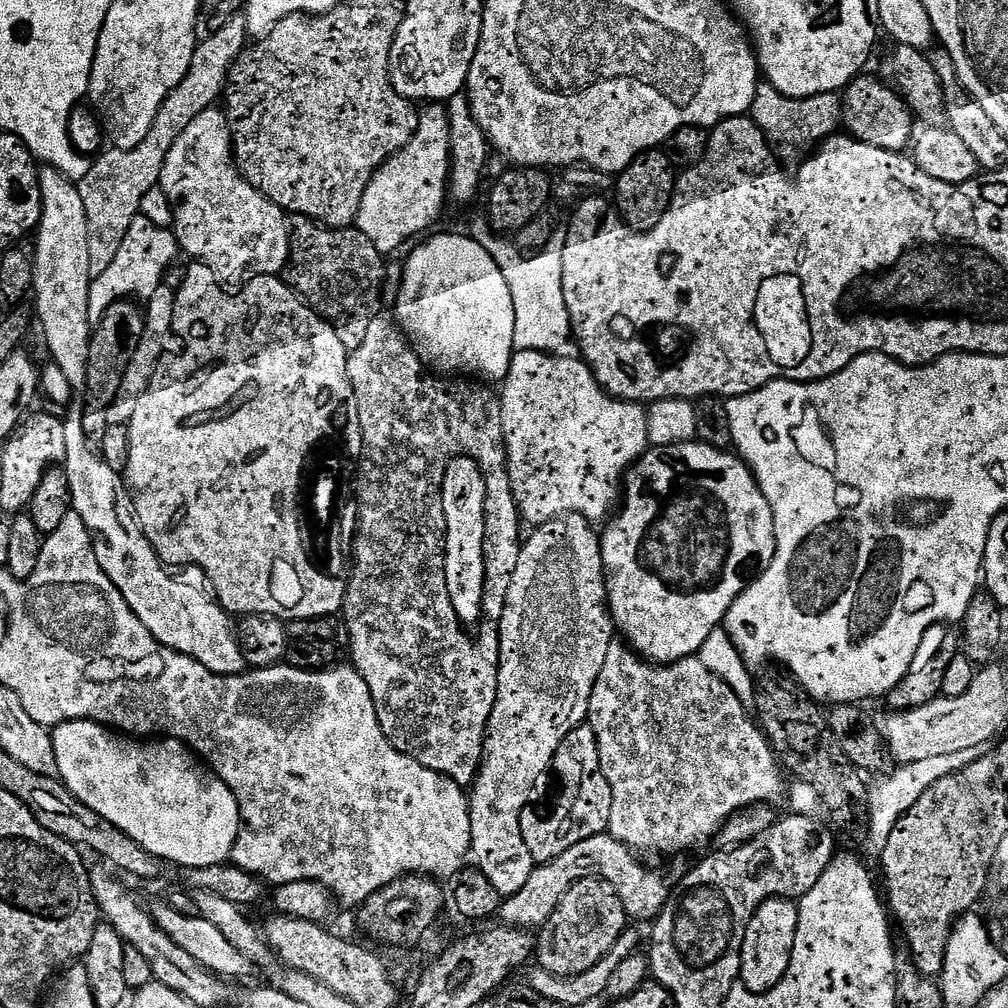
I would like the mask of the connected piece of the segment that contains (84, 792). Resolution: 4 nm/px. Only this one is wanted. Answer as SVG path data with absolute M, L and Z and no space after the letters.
M66 720L51 729L59 779L94 814L114 822L157 860L181 864L184 870L223 864L229 859L240 828L236 795L181 740L129 738L92 720Z

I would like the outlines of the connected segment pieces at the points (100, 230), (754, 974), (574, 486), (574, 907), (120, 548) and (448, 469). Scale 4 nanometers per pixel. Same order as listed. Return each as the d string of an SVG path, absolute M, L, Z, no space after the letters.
M224 30L211 33L208 40L204 39L197 45L197 48L191 58L191 66L184 76L182 83L168 95L164 100L159 113L155 116L155 121L151 126L146 138L138 146L132 149L123 149L118 147L105 149L99 153L95 160L89 165L88 172L80 181L77 181L79 190L79 198L82 199L83 209L86 214L89 231L92 231L94 240L91 243L92 251L91 262L93 273L103 273L104 269L112 264L113 258L116 257L118 246L124 240L125 234L128 232L129 226L132 224L133 218L139 211L138 206L142 200L142 196L157 187L160 178L161 166L164 165L166 154L169 153L170 146L180 136L180 132L185 126L189 125L198 114L206 109L213 107L223 95L225 85L229 77L230 60L225 56L236 57L243 51L244 44L236 38L235 31Z
M777 898L760 904L744 930L740 951L739 983L748 992L769 992L784 977L792 957L792 943L796 937L799 909L788 898Z
M528 349L513 351L508 372L499 388L498 424L500 428L504 427L502 448L508 451L508 480L512 483L510 493L521 521L528 526L539 526L567 512L581 512L592 522L603 521L609 515L608 507L612 499L618 496L618 484L616 488L612 480L620 475L621 479L626 469L649 447L645 409L639 403L608 395L581 359Z
M580 880L570 885L566 894L558 902L558 906L548 917L538 936L534 948L534 960L537 965L547 966L552 970L560 970L563 964L572 964L571 975L582 974L582 970L590 970L598 958L608 955L608 951L618 942L620 935L630 924L630 917L624 913L618 894L604 880Z
M79 411L65 415L63 421L66 442L62 467L69 476L71 511L82 518L94 537L92 549L106 578L114 582L130 610L134 610L142 626L154 634L157 642L194 658L212 673L234 676L245 671L247 664L236 640L233 621L228 621L231 620L229 613L214 602L207 591L204 593L184 580L175 580L168 573L171 571L140 529L125 477L119 471L116 473L111 468L113 465L89 444L82 430Z
M470 456L454 457L443 465L444 477L439 477L442 484L442 500L444 502L444 516L442 512L442 559L444 561L444 581L448 587L448 596L452 599L452 608L456 611L457 620L465 625L475 625L481 619L483 606L483 580L481 576L483 542L480 542L483 530L486 530L485 503L490 489L480 473L481 465Z

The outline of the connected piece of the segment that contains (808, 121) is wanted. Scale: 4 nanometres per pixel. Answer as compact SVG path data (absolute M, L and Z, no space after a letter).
M762 82L757 85L755 98L748 112L773 153L782 156L796 154L808 146L815 147L833 135L841 125L843 105L837 93L827 92L794 99L792 96L782 95L772 84Z

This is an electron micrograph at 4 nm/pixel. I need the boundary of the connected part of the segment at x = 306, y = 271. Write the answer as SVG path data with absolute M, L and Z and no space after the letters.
M296 216L291 221L286 263L287 283L299 299L332 327L344 348L357 348L366 334L366 326L370 326L378 314L370 308L374 306L372 302L382 302L374 300L374 292L382 292L385 287L384 260L380 251L355 227L325 226L306 216Z

